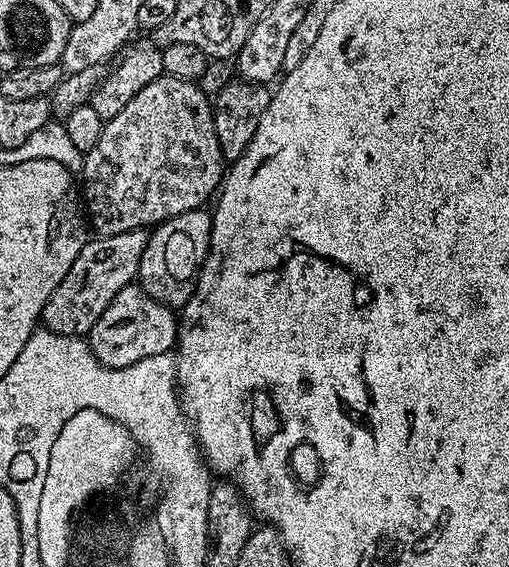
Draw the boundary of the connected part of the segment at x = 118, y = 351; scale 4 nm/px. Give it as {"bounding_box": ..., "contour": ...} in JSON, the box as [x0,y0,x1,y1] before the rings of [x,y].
{"bounding_box":[92,286,178,368],"contour":[[[129,286],[117,294],[110,306],[106,306],[102,318],[98,318],[98,322],[92,327],[92,352],[98,362],[107,368],[134,366],[134,362],[142,362],[142,358],[172,352],[176,347],[177,323],[178,316],[173,309],[150,298],[150,294],[146,294],[138,286]]]}

